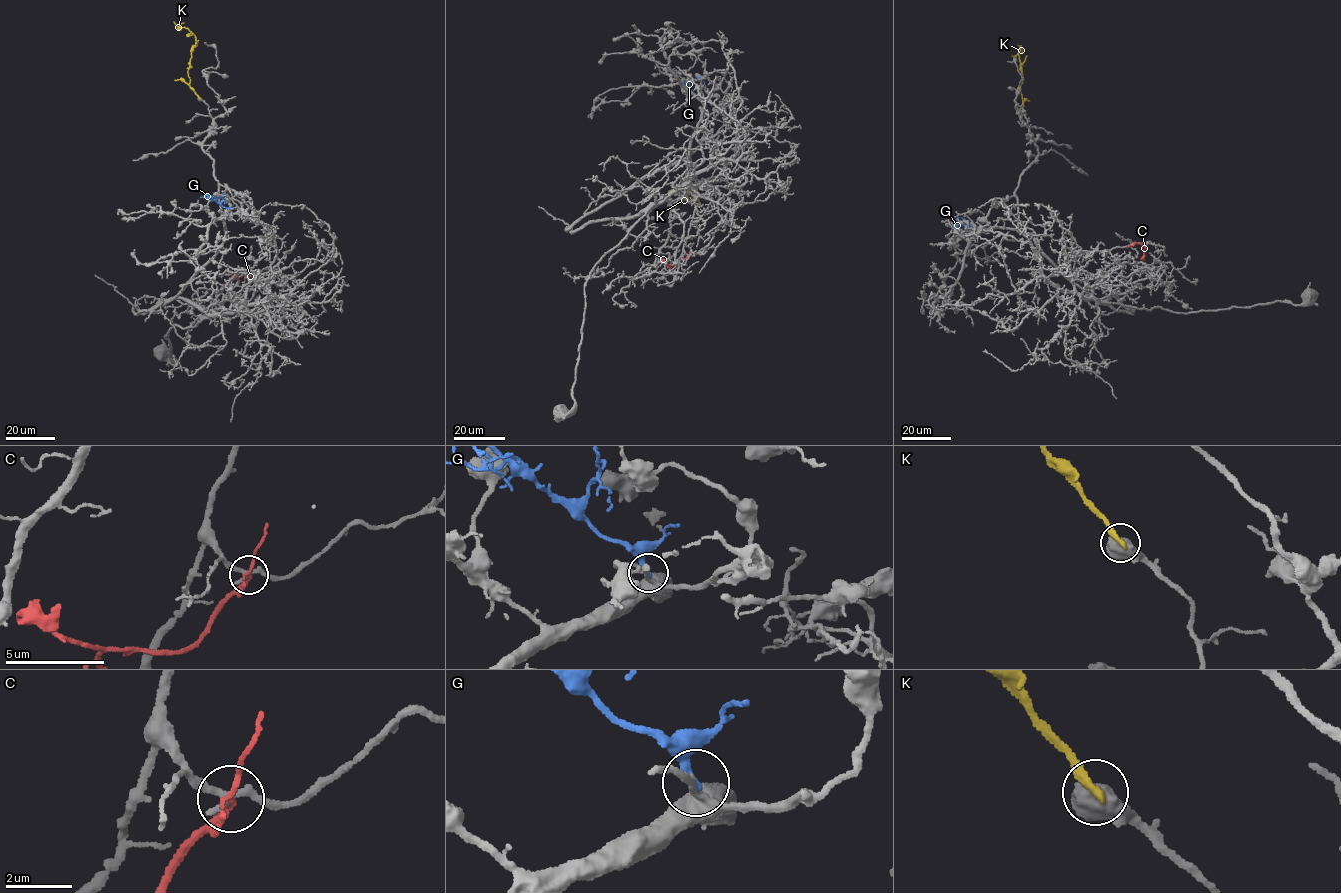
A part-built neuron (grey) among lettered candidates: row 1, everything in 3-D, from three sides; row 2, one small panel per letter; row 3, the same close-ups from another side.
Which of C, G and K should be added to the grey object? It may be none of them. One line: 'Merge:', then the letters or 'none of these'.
Merge: none of these

